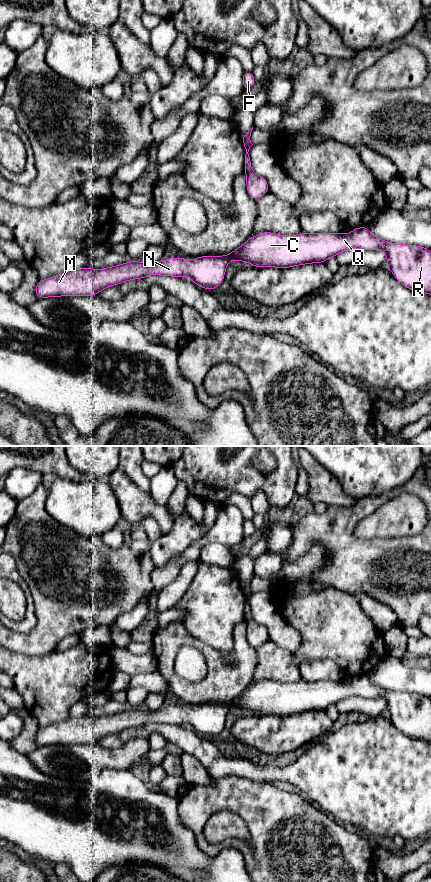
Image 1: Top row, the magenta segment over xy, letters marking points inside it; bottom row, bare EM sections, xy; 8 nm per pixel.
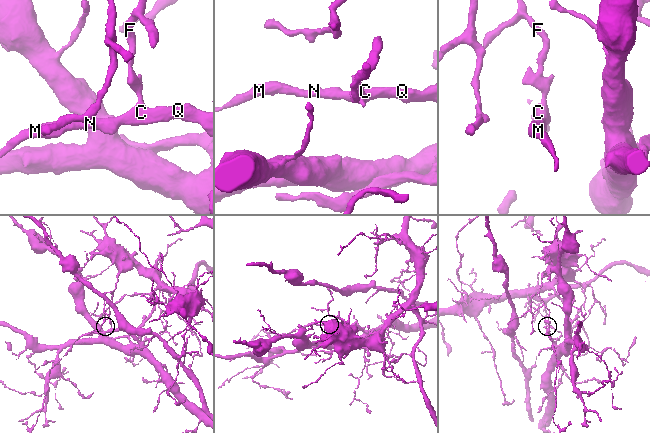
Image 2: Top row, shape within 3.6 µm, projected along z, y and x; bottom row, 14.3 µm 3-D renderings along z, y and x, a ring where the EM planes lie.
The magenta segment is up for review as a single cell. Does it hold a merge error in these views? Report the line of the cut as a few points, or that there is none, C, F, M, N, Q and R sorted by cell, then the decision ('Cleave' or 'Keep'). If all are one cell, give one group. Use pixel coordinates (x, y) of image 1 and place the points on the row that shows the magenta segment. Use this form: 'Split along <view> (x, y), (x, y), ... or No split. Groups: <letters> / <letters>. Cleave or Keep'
Split along xy (251, 169), (245, 172). Groups: C M N Q R / F. Cleave

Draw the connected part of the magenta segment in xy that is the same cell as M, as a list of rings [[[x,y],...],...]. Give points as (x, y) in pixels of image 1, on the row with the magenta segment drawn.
[[[367,226],[354,228],[349,234],[343,233],[300,233],[298,235],[280,235],[273,232],[262,232],[249,237],[240,247],[223,256],[199,256],[195,260],[181,257],[161,259],[158,262],[144,263],[129,261],[112,267],[93,269],[69,269],[63,274],[38,280],[35,288],[37,298],[94,296],[107,287],[120,285],[125,281],[144,279],[150,275],[184,278],[188,276],[198,287],[214,290],[224,281],[226,267],[231,260],[250,263],[253,267],[274,267],[286,269],[313,263],[325,263],[328,258],[336,257],[343,251],[351,249],[383,250],[387,256],[386,267],[393,276],[407,289],[431,295],[431,251],[416,245],[392,243],[382,240],[370,233]]]

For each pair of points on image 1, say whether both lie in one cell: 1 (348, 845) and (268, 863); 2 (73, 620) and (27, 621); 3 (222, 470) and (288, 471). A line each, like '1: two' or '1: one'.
1: one
2: two
3: one

